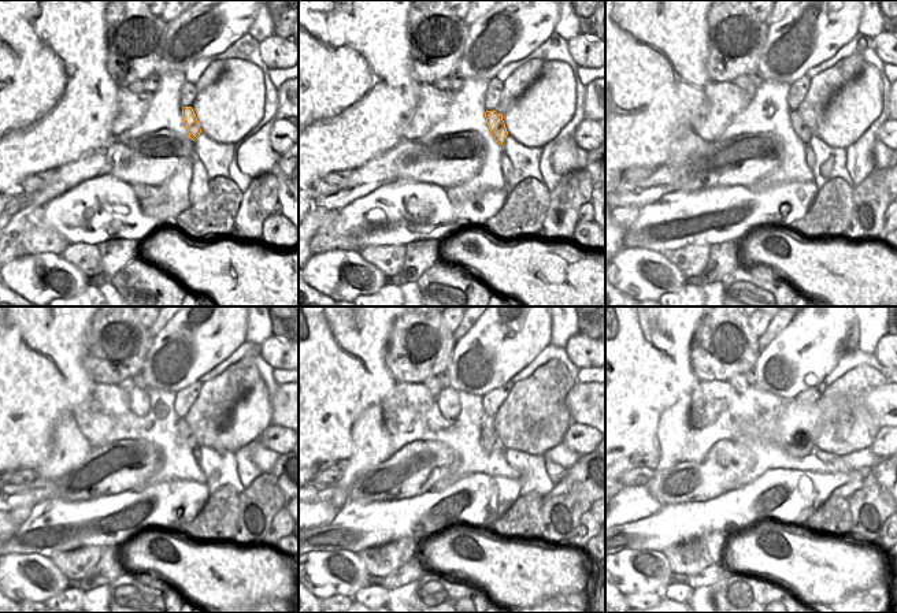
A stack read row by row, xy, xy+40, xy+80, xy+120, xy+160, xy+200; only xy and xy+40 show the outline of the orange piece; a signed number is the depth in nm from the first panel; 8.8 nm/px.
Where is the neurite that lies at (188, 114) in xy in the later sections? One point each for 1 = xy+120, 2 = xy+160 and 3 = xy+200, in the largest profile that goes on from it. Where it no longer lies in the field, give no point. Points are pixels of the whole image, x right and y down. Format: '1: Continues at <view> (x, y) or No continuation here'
1: Continues at xy+120 (186, 437)
2: Continues at xy+160 (490, 441)
3: Continues at xy+200 (799, 448).

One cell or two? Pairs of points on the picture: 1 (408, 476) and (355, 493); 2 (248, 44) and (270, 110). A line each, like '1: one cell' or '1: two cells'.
1: one cell
2: one cell

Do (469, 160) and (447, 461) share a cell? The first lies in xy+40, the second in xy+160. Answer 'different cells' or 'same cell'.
same cell

